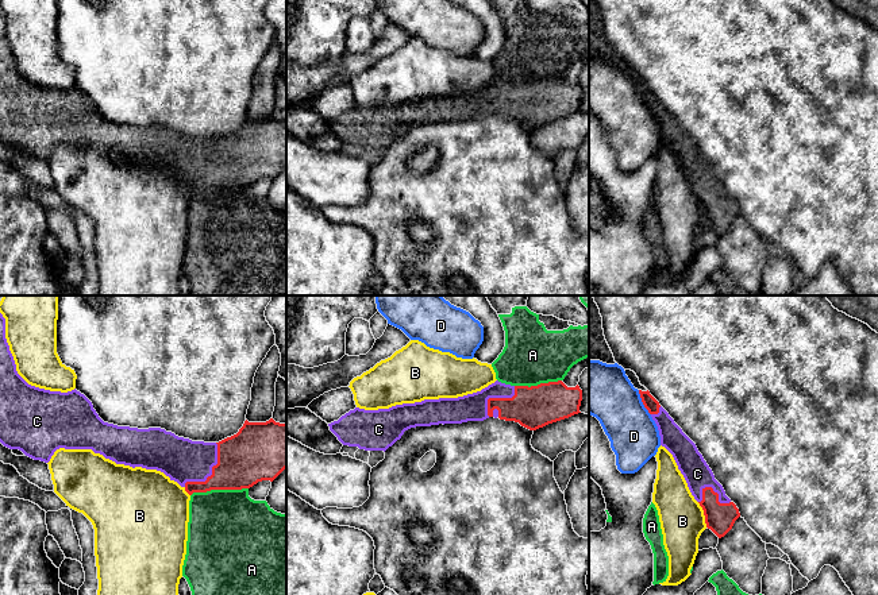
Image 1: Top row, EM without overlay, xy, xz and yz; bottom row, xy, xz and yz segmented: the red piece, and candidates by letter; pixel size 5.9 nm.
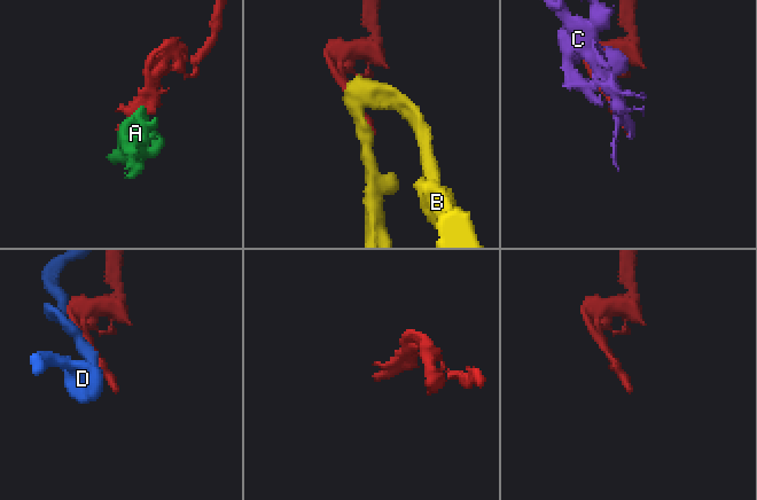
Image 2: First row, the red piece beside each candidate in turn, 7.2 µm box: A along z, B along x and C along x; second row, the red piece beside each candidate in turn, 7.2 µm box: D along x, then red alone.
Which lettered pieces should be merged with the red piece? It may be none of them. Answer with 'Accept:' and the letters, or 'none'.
Accept: C

